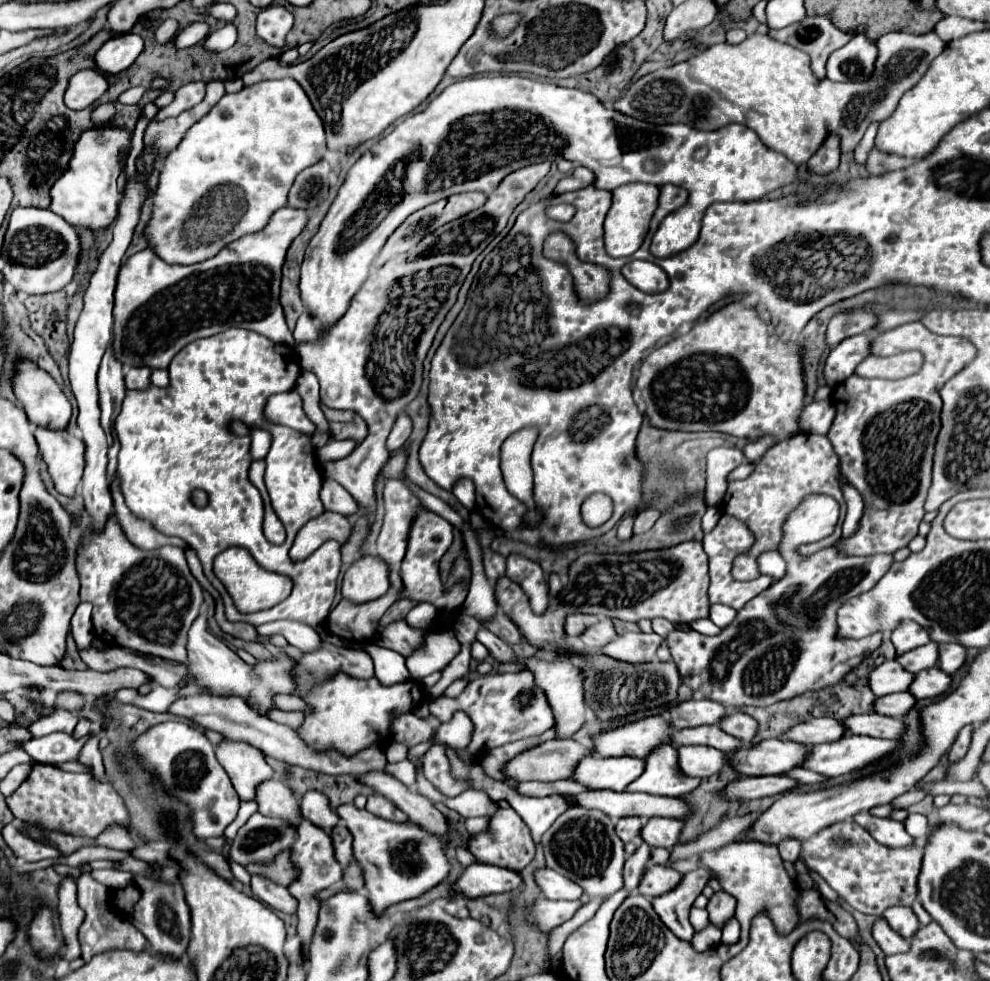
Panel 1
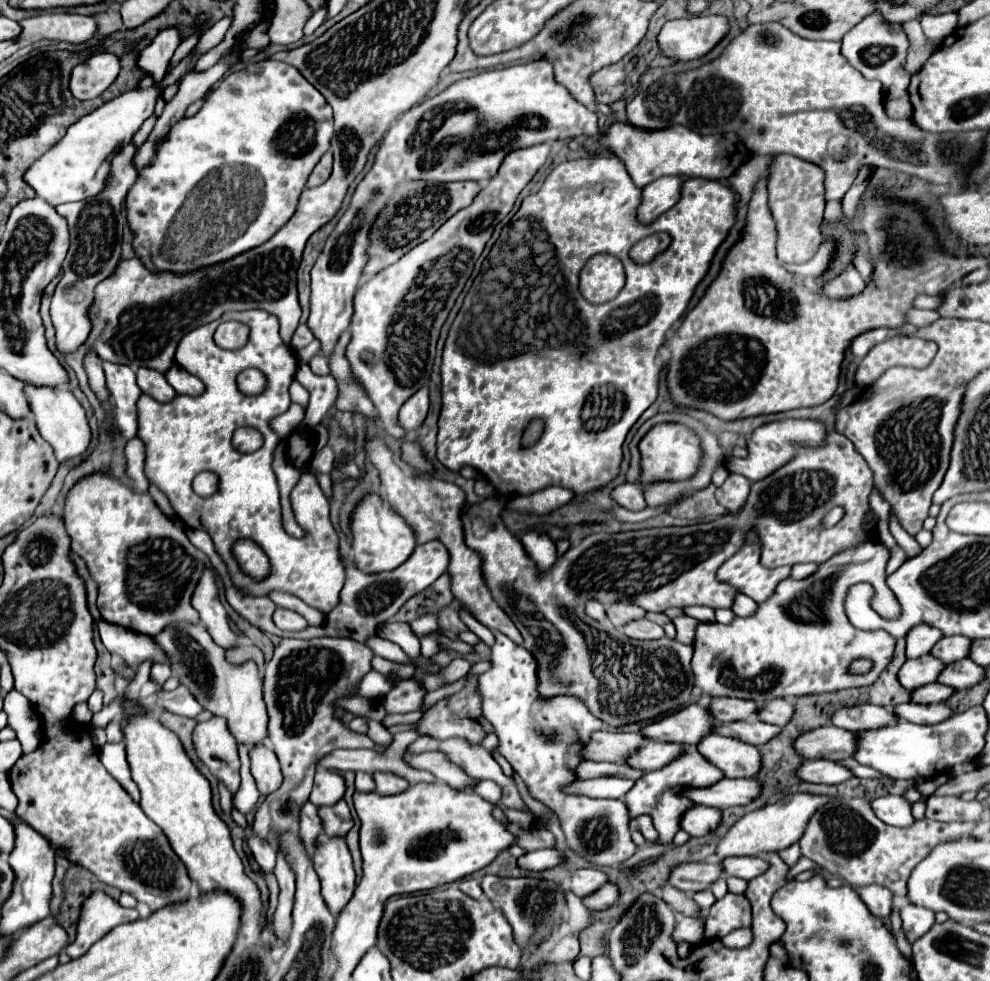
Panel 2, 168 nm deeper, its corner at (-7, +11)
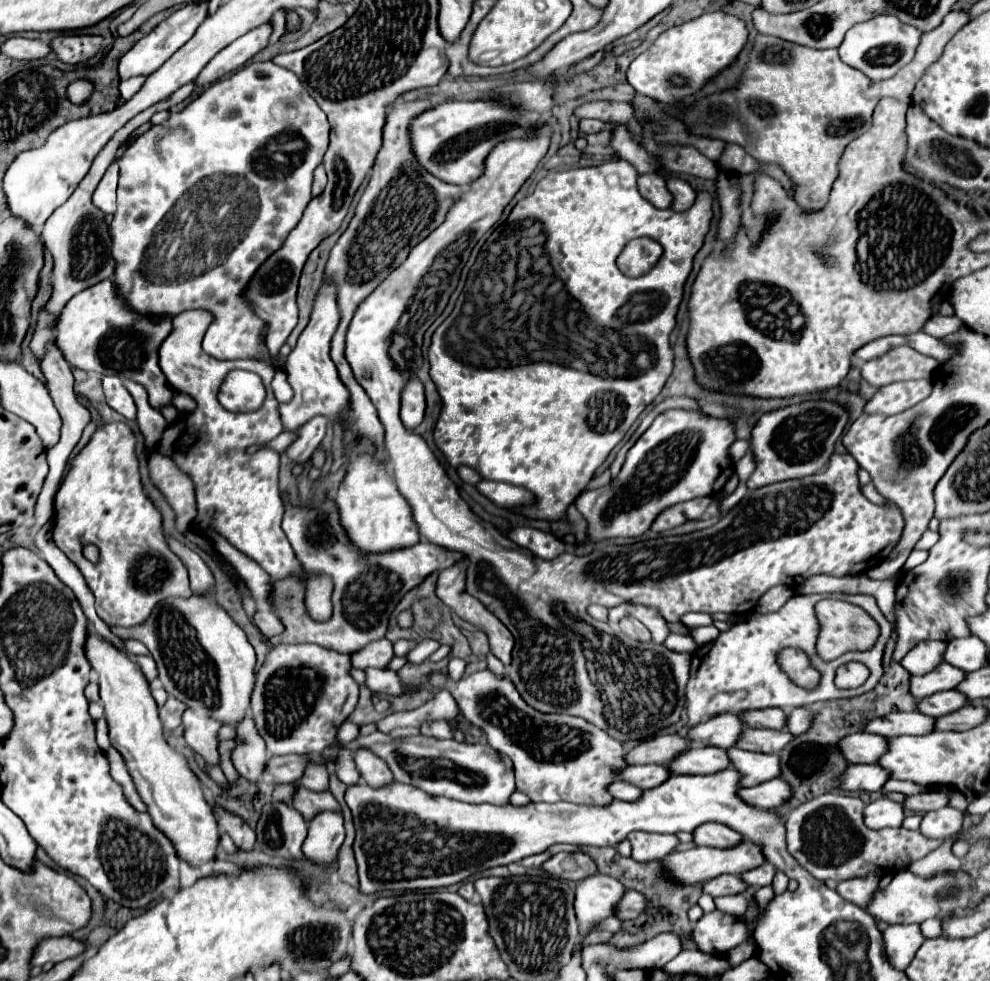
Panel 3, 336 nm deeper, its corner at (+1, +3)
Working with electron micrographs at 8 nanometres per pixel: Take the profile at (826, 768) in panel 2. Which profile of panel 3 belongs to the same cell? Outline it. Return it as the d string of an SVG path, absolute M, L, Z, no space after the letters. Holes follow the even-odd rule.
M860 764L860 766L848 766L840 774L840 790L882 790L884 782L888 780L888 772L880 768L878 764Z

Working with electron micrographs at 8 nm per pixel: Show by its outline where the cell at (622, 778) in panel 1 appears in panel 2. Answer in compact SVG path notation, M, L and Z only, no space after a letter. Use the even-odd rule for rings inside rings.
M650 740L648 744L644 744L640 748L640 752L636 752L634 756L628 758L628 764L648 772L648 770L658 770L658 768L670 764L672 760L676 760L676 756L682 756L682 754L684 754L682 744Z

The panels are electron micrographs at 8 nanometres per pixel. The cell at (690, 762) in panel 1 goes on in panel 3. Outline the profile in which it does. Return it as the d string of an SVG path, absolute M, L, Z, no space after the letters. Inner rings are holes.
M738 748L726 750L730 766L740 772L740 786L756 786L780 774L780 760L776 754L756 754Z

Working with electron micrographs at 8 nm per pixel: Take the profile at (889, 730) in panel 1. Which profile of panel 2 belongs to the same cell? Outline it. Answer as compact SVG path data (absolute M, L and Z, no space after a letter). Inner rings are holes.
M900 704L894 706L896 716L914 722L914 724L938 724L944 722L952 716L952 708L948 708L948 704L928 704L928 706L920 706L920 704Z

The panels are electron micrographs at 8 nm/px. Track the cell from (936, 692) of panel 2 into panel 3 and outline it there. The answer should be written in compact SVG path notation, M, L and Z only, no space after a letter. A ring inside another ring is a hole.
M946 690L936 692L934 696L928 696L918 702L918 712L924 712L926 716L944 716L946 712L954 712L956 708L962 708L966 704L966 696L958 690Z

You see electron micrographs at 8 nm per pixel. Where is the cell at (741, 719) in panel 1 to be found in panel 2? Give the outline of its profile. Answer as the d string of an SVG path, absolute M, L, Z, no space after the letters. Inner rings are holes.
M772 700L770 704L764 704L758 712L758 720L768 722L768 724L776 724L776 726L784 726L788 724L788 718L792 718L794 712L794 702L792 700Z

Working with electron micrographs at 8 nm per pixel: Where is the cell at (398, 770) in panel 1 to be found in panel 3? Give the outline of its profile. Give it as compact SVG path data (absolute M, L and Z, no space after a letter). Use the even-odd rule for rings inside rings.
M426 722L420 732L424 736L430 736L430 738L438 738L438 740L450 740L454 738L452 736L452 726L448 722Z

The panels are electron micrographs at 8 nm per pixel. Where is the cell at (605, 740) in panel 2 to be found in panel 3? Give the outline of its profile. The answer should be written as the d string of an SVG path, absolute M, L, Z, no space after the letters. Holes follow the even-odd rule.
M680 734L654 736L654 738L640 742L634 748L630 748L624 754L624 760L630 766L634 766L634 764L666 764L668 760L672 760L672 756L682 752L686 746L688 746L688 740L682 738Z

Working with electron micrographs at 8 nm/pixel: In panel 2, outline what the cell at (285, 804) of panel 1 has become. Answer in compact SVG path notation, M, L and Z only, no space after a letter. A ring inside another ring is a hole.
M256 744L256 748L250 748L248 754L250 754L250 770L258 784L260 794L268 796L272 794L272 788L280 788L282 770L276 754L264 744Z

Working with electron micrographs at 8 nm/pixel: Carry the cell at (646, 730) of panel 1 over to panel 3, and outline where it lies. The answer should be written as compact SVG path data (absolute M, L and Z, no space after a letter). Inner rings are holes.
M716 714L686 732L686 740L694 746L708 744L716 748L730 748L736 744L740 732L744 730L742 720L736 714Z

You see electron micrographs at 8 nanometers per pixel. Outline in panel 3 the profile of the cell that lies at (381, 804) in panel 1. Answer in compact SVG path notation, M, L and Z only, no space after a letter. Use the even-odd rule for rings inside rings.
M366 750L356 752L354 754L354 762L356 762L356 768L358 768L362 780L368 786L372 786L372 788L384 788L384 786L394 782L392 772L388 770L388 766L380 758L372 756L372 752L366 752Z

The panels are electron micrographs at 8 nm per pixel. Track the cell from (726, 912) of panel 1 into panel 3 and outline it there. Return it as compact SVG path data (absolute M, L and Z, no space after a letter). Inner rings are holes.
M714 910L704 914L694 926L694 942L706 954L724 956L728 950L744 944L754 942L750 928L742 918L730 916L726 912Z

